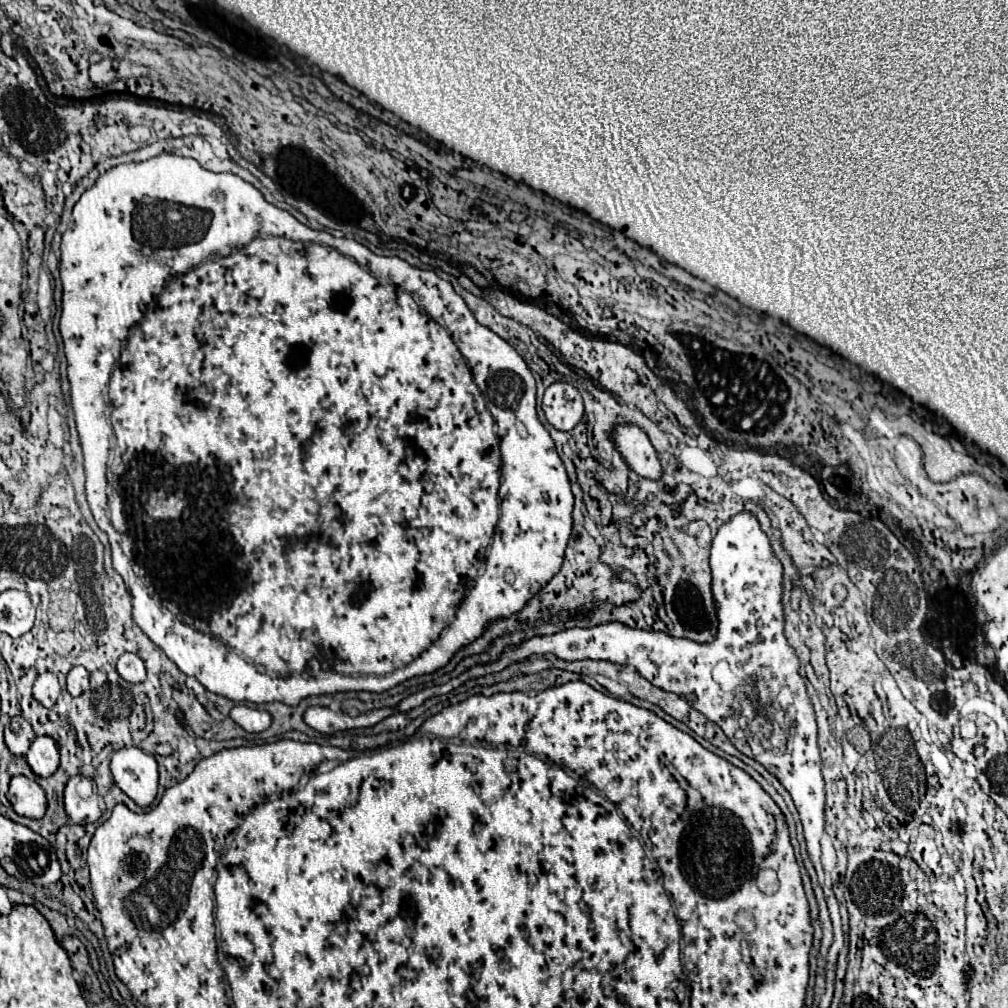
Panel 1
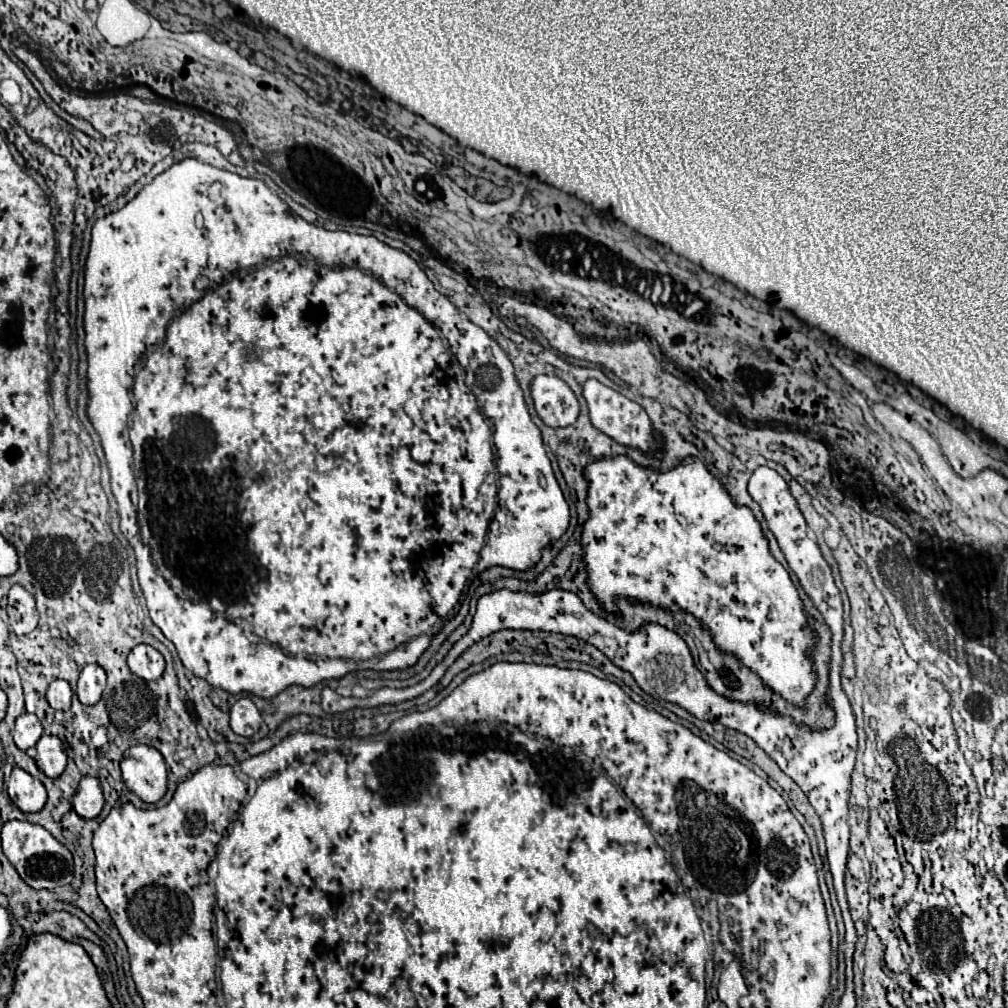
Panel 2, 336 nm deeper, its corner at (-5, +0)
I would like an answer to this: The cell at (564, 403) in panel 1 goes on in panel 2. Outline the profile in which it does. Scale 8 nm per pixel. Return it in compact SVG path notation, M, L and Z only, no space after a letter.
M536 375L530 395L538 417L548 427L568 427L578 417L578 401L572 389L554 375Z

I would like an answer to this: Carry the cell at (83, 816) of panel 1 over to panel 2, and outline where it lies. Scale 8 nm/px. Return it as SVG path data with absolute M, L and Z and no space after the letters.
M82 777L78 791L72 799L74 811L84 819L94 819L104 807L104 797L100 789L100 781L96 777Z

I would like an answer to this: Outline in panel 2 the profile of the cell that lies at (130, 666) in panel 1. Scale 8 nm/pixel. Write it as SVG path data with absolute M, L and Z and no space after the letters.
M136 645L128 655L128 667L144 681L160 679L164 673L164 657L150 645Z

